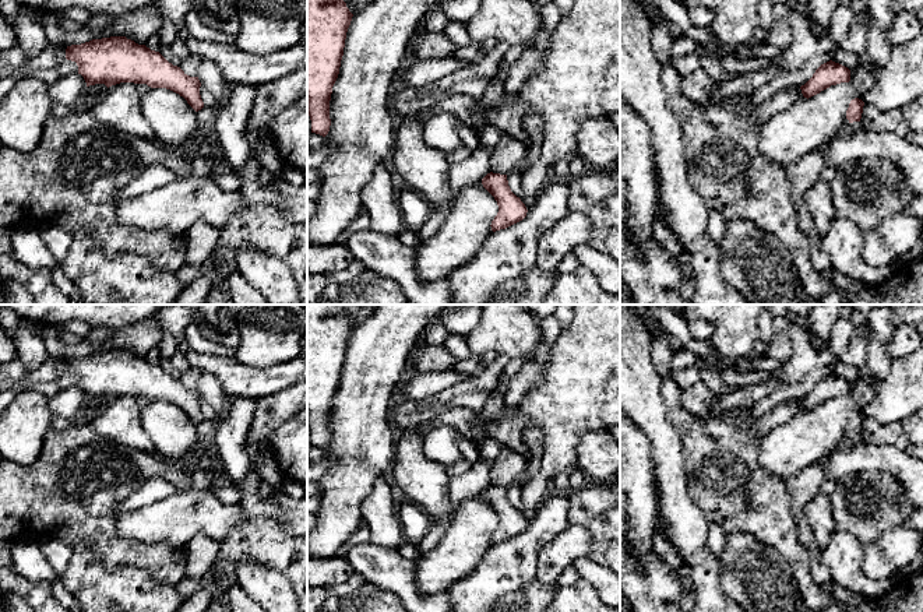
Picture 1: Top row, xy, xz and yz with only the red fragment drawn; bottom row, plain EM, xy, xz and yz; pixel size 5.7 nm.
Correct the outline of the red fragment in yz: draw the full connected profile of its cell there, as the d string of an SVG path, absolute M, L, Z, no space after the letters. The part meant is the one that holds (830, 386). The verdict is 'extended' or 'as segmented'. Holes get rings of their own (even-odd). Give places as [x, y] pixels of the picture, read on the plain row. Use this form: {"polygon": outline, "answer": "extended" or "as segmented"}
{"polygon": "M832 373L821 377L813 390L800 400L804 411L811 411L821 404L829 401L831 398L836 398L841 395L850 394L850 383L839 376Z", "answer": "as segmented"}

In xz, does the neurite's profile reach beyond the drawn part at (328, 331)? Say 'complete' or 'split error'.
complete

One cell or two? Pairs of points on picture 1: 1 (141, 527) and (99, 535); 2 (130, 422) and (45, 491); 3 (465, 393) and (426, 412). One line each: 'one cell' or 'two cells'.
1: two cells
2: two cells
3: one cell

